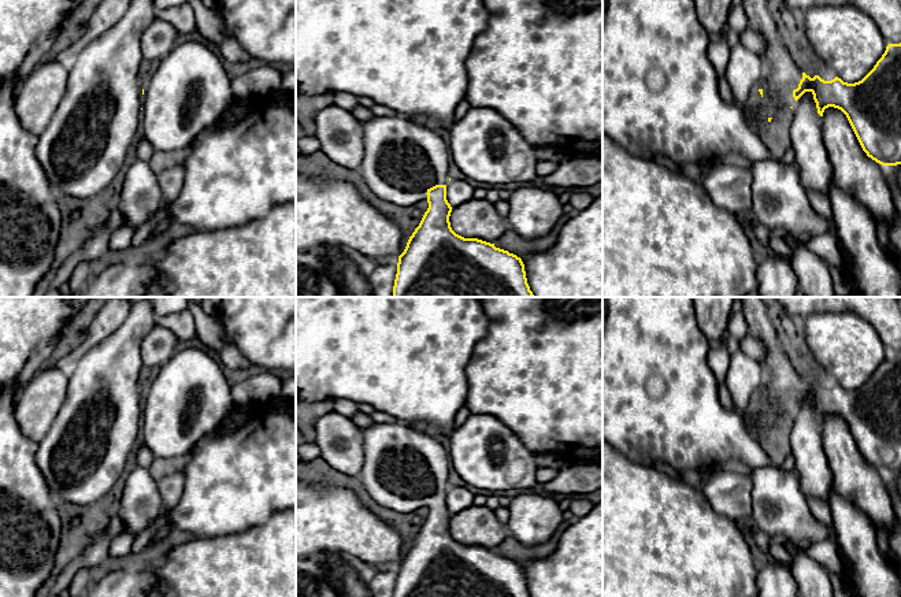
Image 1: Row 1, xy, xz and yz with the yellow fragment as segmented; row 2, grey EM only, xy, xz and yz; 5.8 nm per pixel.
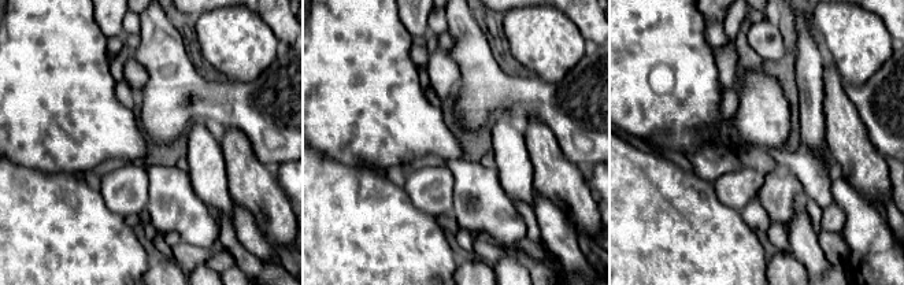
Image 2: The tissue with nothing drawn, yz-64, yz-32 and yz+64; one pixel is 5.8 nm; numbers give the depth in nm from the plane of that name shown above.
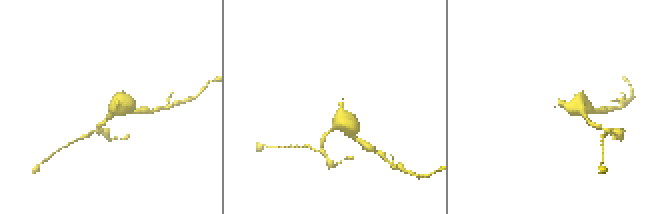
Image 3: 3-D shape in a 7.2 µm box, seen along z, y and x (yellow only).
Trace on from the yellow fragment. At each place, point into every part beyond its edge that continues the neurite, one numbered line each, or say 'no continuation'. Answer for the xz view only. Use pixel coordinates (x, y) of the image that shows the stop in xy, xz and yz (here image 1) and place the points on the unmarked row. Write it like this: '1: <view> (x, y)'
1: xz (403, 466)

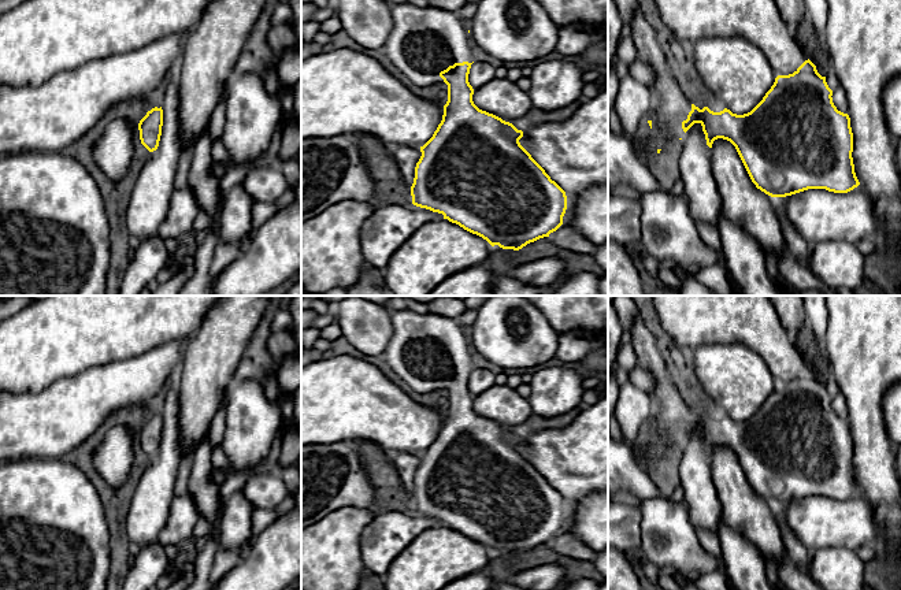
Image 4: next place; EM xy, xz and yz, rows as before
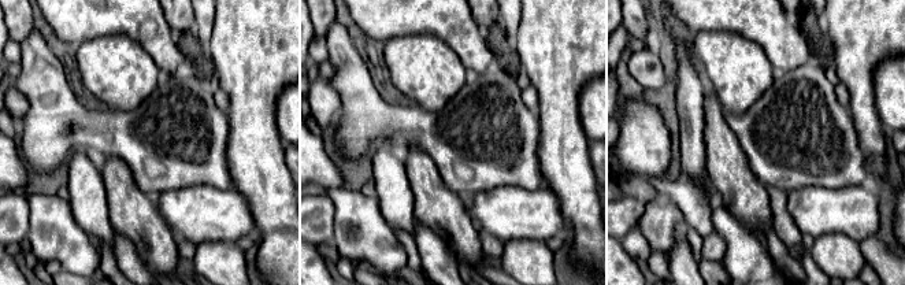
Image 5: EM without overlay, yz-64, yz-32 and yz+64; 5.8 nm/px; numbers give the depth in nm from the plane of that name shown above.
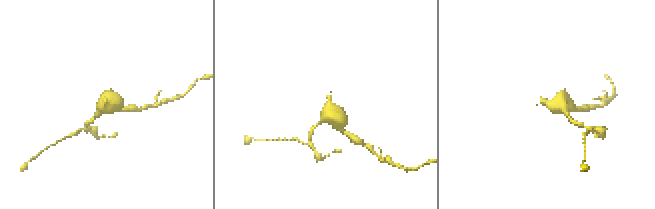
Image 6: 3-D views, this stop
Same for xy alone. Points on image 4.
1: xy (112, 459)

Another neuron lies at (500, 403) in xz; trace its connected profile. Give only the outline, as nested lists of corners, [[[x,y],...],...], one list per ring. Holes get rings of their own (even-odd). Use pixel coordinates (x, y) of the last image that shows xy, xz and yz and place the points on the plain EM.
[[[498,383],[477,394],[472,408],[479,416],[509,430],[526,422],[533,415],[527,398],[520,397],[516,389]]]

